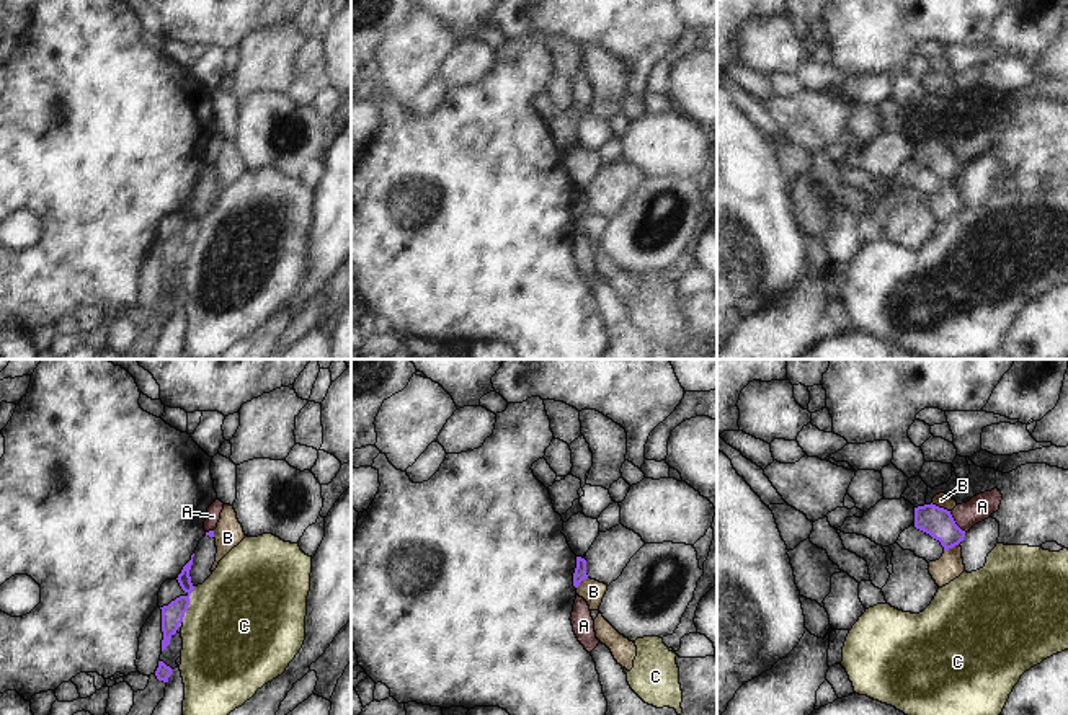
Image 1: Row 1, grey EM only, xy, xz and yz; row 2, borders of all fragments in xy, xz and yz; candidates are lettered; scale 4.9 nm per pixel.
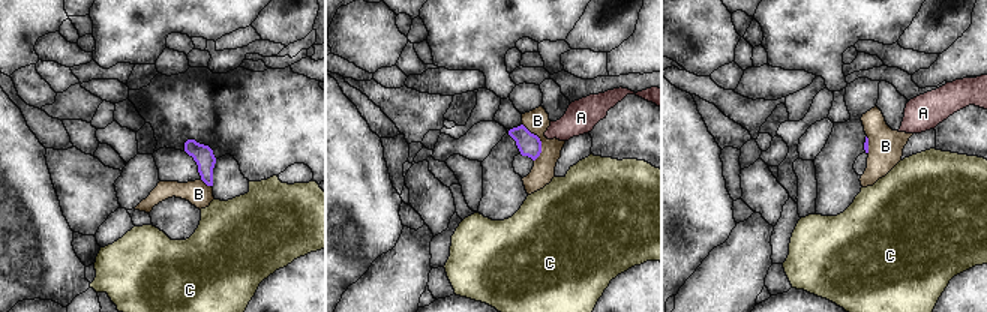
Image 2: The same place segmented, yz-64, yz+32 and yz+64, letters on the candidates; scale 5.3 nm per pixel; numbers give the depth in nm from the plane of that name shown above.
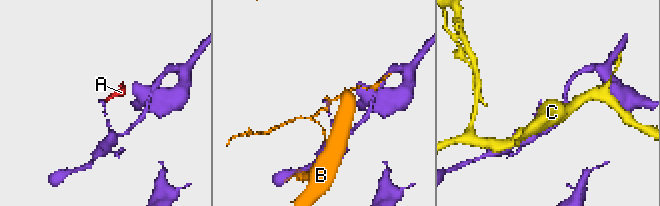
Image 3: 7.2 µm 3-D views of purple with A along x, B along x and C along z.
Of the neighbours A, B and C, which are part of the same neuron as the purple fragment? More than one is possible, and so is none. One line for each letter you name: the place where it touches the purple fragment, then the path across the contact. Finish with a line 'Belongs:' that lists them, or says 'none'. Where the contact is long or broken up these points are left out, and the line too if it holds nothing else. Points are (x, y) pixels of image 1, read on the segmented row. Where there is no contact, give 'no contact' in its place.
Belongs: none

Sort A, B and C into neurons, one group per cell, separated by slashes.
A / B / C

